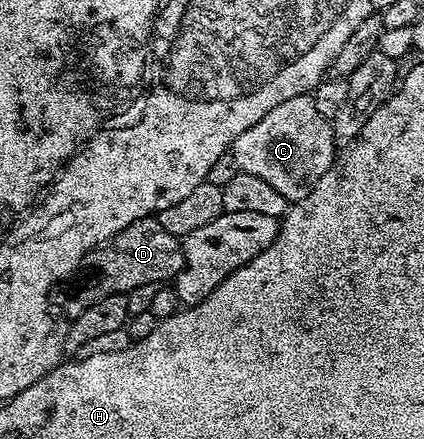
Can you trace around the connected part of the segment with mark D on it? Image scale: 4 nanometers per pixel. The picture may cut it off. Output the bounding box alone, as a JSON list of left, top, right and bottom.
[61,218,183,318]

